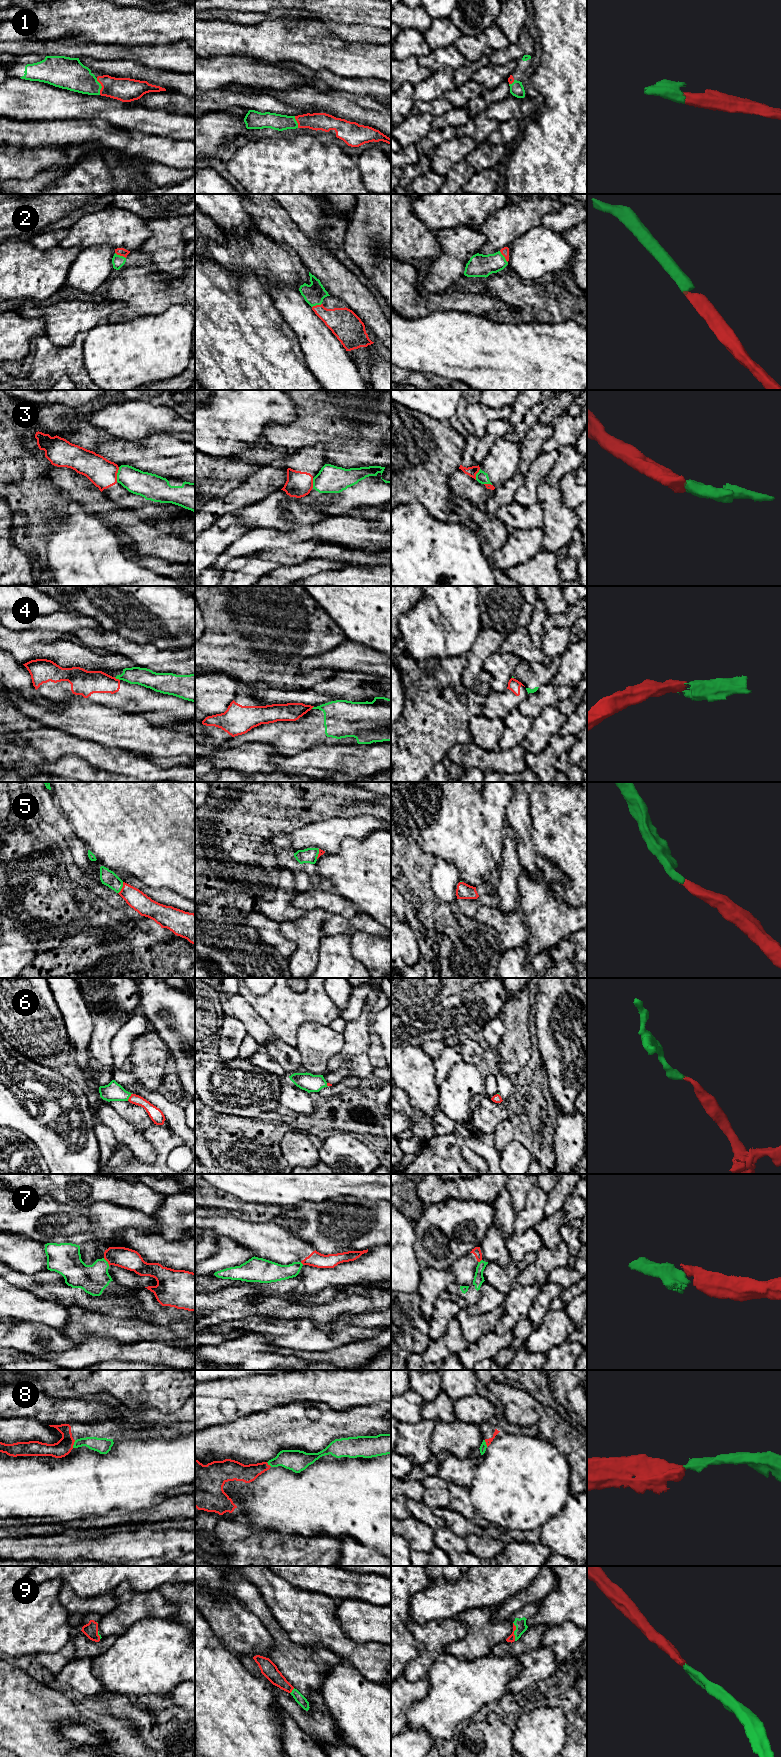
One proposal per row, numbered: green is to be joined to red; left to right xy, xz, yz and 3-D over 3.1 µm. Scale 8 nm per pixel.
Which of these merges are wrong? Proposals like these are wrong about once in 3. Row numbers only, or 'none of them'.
3, 4, 7

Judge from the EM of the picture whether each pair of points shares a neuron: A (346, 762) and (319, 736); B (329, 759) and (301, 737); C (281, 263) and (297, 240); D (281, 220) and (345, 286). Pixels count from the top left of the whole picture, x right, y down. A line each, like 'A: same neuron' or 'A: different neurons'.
A: different neurons
B: different neurons
C: different neurons
D: same neuron

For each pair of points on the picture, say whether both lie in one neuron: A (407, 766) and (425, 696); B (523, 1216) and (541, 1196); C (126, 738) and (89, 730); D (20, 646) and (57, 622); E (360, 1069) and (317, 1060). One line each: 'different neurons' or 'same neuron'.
A: same neuron
B: same neuron
C: same neuron
D: different neurons
E: different neurons

